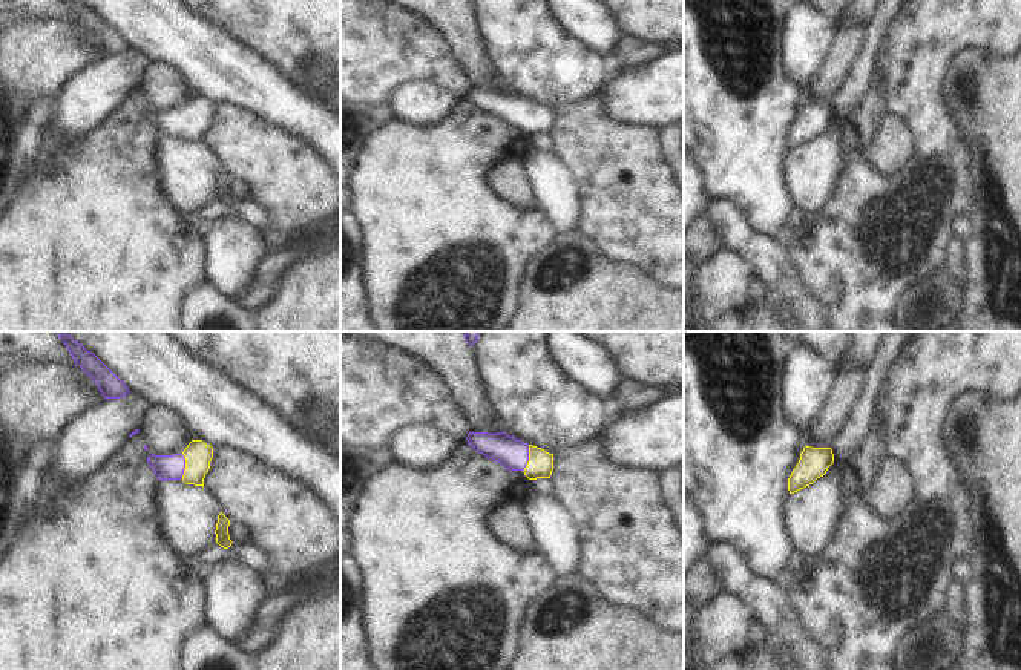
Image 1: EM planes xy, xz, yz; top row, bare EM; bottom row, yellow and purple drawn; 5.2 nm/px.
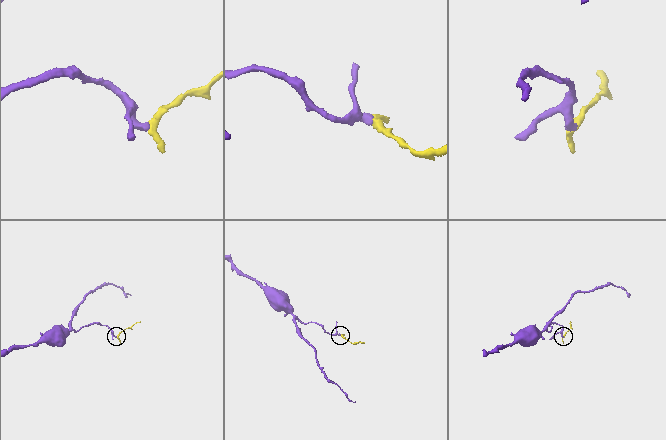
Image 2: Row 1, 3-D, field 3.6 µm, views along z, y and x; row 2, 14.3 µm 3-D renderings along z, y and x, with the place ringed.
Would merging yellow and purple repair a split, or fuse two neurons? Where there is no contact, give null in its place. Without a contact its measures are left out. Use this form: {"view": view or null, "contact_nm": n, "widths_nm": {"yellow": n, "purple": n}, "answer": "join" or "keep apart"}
{"view": "xz", "contact_nm": 150, "widths_nm": {"yellow": 140, "purple": 160}, "answer": "join"}

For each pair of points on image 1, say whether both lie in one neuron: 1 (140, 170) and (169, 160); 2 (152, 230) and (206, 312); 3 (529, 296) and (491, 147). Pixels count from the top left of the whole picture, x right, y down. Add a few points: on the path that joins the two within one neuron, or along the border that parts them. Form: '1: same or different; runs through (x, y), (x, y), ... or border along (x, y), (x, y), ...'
1: different; border along (158, 135), (152, 166), (166, 200)
2: different; border along (204, 279), (187, 290), (180, 305), (180, 315)
3: different; border along (546, 244), (526, 264), (518, 284), (515, 307)

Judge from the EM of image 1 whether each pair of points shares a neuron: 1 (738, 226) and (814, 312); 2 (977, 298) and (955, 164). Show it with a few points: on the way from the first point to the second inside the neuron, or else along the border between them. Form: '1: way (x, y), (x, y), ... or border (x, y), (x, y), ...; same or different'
1: way (755, 247), (793, 290); same
2: border (972, 184), (972, 204), (966, 220); different

